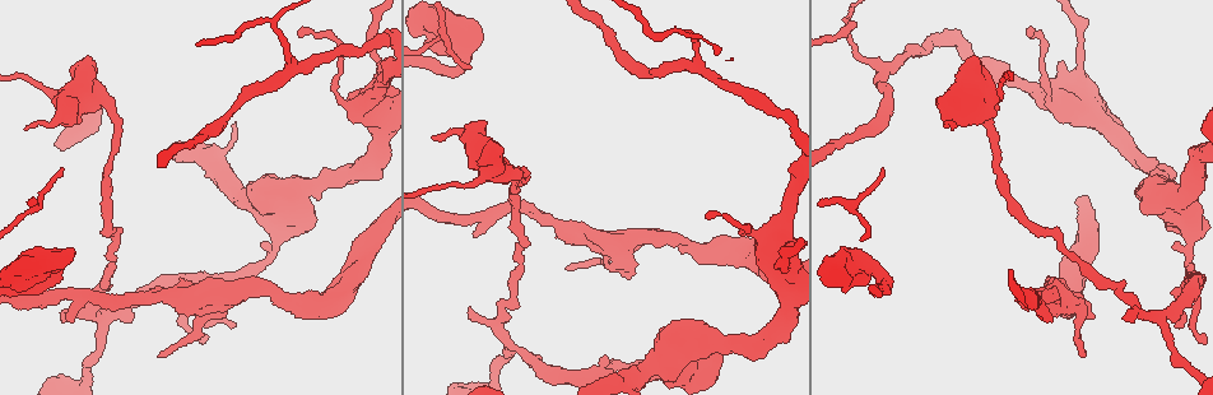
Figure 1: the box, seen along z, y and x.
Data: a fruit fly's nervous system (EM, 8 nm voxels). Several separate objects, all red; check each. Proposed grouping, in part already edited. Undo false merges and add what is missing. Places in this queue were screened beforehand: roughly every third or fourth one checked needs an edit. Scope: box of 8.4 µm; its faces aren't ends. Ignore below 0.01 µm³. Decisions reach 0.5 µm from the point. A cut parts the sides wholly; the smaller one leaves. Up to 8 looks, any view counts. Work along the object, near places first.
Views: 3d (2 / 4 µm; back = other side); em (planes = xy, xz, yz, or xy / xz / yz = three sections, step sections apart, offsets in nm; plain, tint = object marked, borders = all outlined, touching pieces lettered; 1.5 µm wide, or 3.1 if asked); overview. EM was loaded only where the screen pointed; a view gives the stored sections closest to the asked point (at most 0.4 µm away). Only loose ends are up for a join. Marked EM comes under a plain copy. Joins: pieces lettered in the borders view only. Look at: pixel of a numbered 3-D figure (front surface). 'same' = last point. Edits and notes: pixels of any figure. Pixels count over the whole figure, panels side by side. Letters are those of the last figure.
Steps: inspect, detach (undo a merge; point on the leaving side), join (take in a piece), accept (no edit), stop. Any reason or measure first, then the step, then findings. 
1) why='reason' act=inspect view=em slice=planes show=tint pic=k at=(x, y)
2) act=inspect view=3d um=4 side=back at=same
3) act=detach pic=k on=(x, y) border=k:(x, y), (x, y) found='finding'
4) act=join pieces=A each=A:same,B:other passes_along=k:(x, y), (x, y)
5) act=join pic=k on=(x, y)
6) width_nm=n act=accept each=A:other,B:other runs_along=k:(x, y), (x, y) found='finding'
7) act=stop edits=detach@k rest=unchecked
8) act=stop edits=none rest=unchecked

why='an open end' act=inspect view=em slice=planes show=borders pic=1 at=(25, 130)

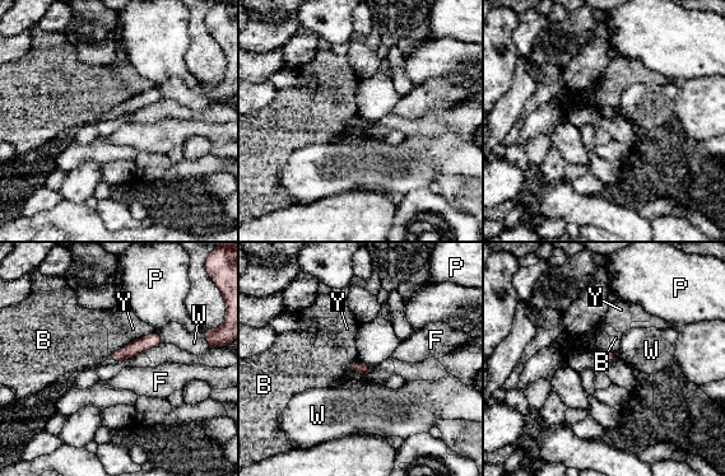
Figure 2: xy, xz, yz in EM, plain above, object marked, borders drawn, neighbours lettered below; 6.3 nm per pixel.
act=accept each=B:other,F:other,P:other,W:other,Y:other border=2:(154, 330), (133, 339), (107, 359) found='no lettered piece goes on from it'

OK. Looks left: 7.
why='free end' act=inspect view=3d um=2 pic=1 at=(469, 68)

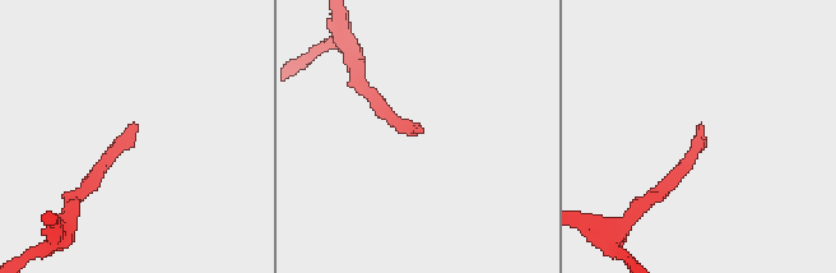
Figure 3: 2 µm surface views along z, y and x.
why='need the tissue' act=inspect view=em slice=planes show=borders pic=3 at=(701, 130)

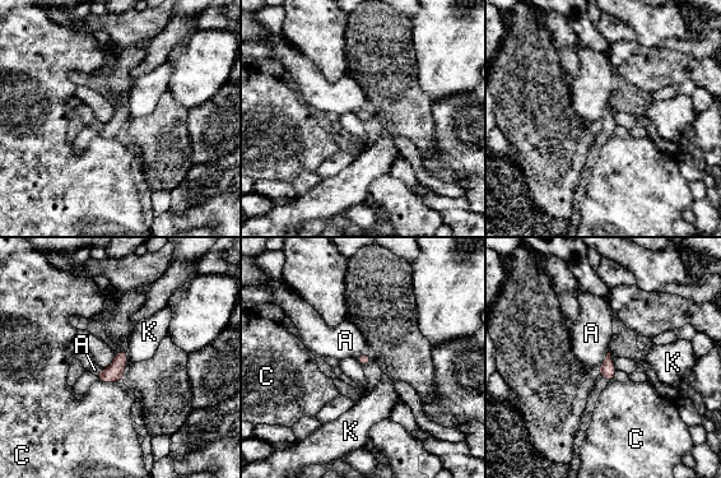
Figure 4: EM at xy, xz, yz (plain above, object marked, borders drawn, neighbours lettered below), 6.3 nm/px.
width_nm=70 act=accept each=A:other,C:other,K:other border=4:(609, 352), (598, 370) found='none of them fits'

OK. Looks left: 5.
why='sudden change in width' act=inspect view=em slice=planes show=tint pic=1 at=(215, 290)

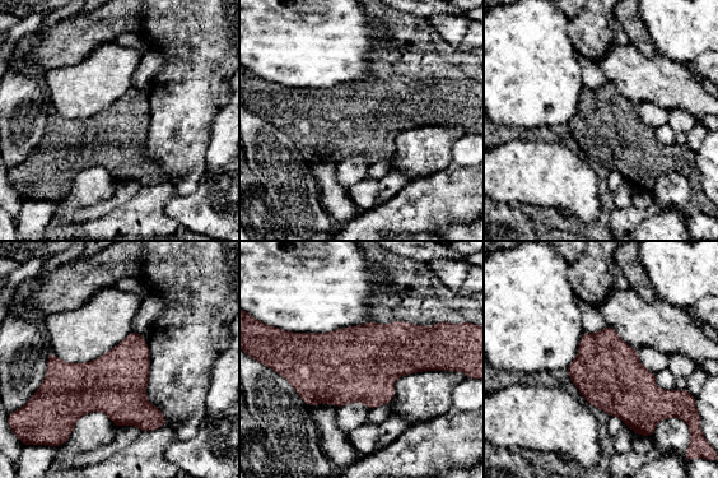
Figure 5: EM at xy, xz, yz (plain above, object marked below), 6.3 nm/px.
act=inspect view=em slice=planes show=borders at=same

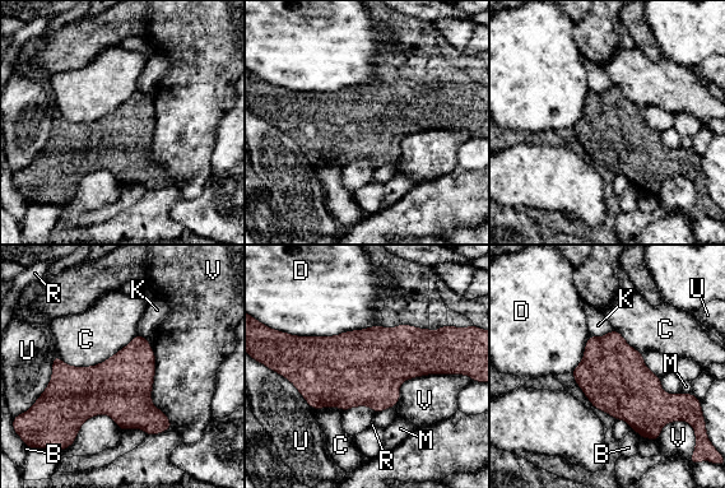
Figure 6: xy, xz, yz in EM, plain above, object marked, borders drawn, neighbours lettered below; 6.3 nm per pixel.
act=accept each=B:other,C:other,D:other,K:other,M:other,R:other,U:other,V:other border=6:(138, 334), (96, 365), (56, 354) found='all the same neuron'

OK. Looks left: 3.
act=stop edits=none rest=unchecked

